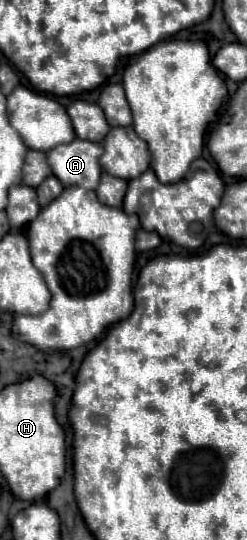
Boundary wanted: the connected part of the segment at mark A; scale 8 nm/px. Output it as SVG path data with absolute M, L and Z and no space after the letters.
M72 140L68 144L58 144L48 152L48 162L52 174L64 186L82 186L88 190L96 190L100 182L100 162L102 146L90 140Z

